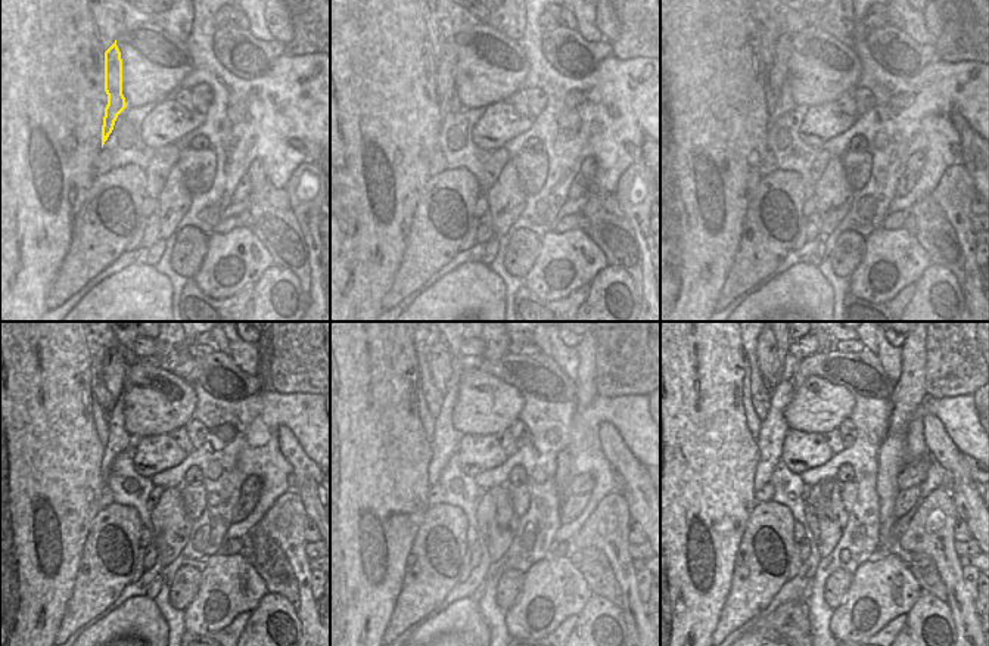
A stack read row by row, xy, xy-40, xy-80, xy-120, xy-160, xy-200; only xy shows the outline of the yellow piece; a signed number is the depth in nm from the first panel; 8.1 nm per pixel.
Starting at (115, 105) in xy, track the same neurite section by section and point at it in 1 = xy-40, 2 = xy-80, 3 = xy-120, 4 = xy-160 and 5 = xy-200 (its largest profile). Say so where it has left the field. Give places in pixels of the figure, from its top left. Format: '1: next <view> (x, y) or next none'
1: next xy-40 (445, 67)
2: next xy-80 (777, 64)
3: next xy-120 (114, 367)
4: next xy-160 (439, 357)
5: next xy-200 (768, 363)

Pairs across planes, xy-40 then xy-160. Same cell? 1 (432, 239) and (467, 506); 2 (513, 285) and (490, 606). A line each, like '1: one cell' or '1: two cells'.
1: two cells
2: one cell

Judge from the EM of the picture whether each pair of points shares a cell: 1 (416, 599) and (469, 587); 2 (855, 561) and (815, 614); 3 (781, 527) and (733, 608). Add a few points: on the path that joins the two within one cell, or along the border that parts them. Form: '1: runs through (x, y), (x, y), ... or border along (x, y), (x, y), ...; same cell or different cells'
1: border along (459, 583), (438, 606), (425, 615); different cells
2: runs through (837, 565), (833, 565), (820, 578), (817, 596); same cell
3: runs through (756, 530), (750, 537), (750, 581); same cell

